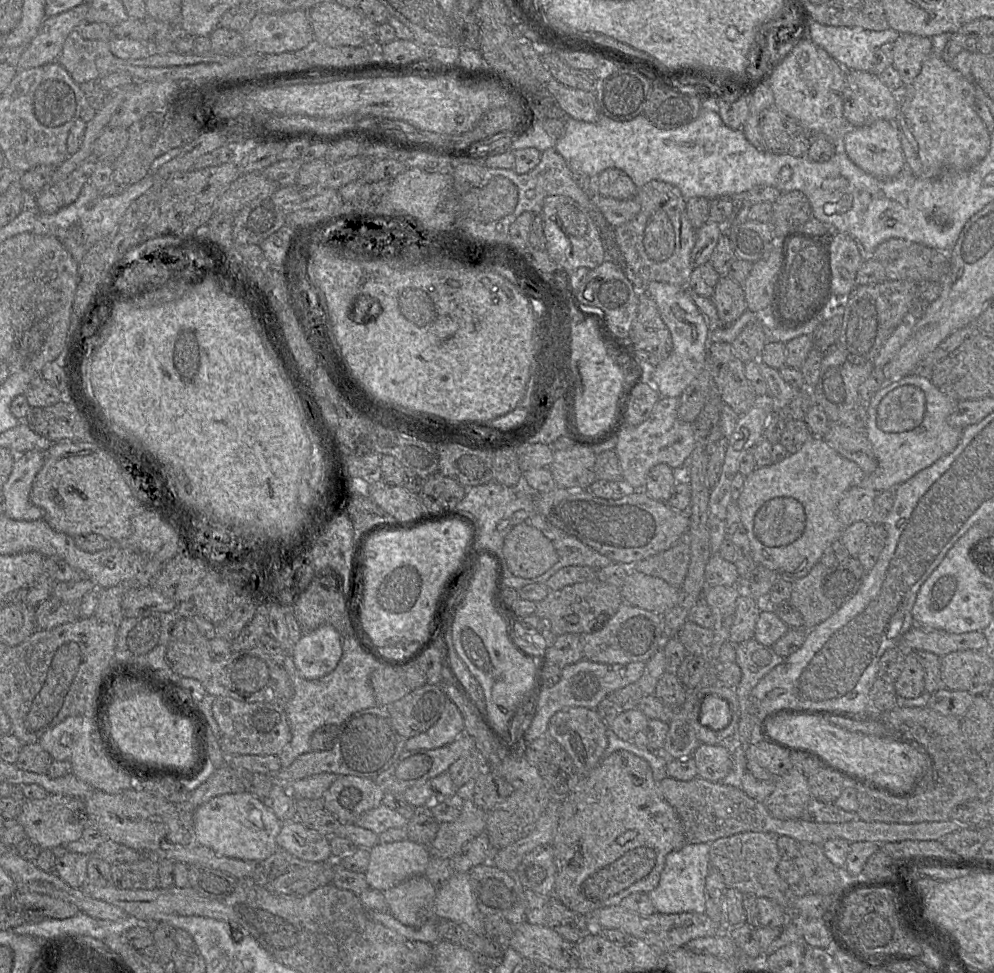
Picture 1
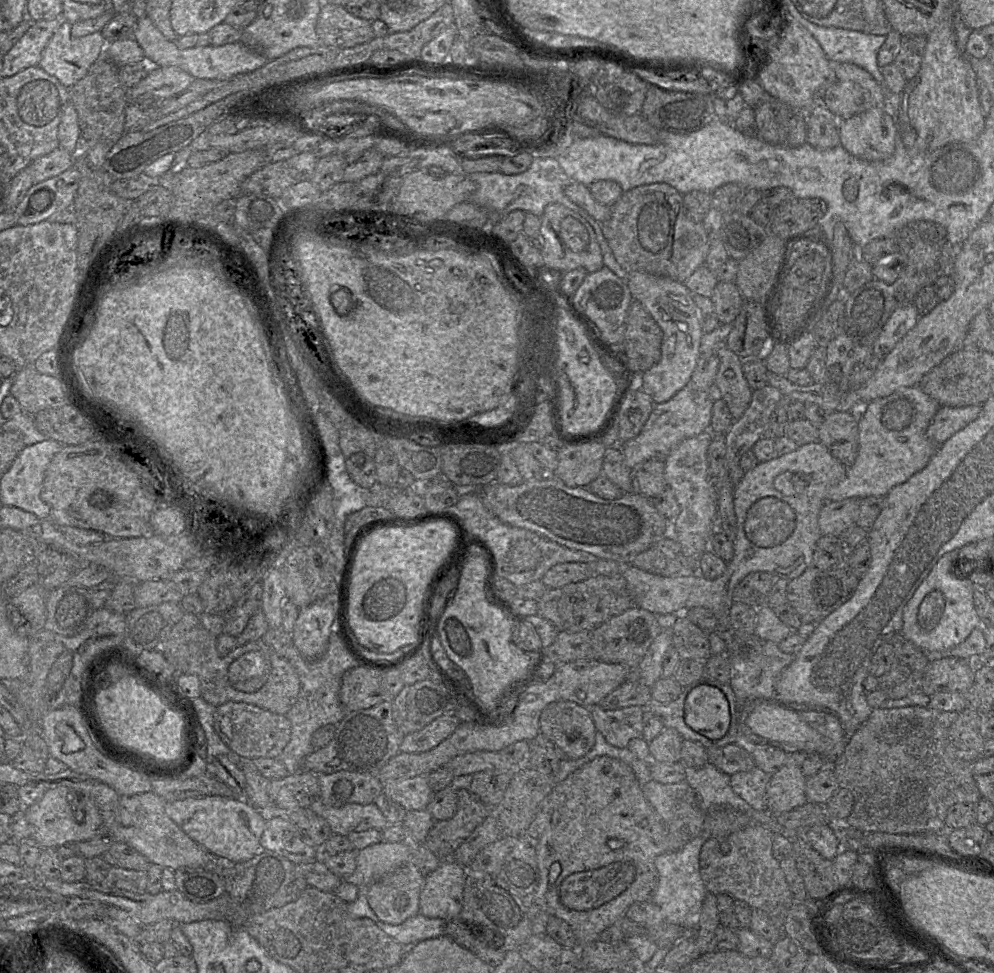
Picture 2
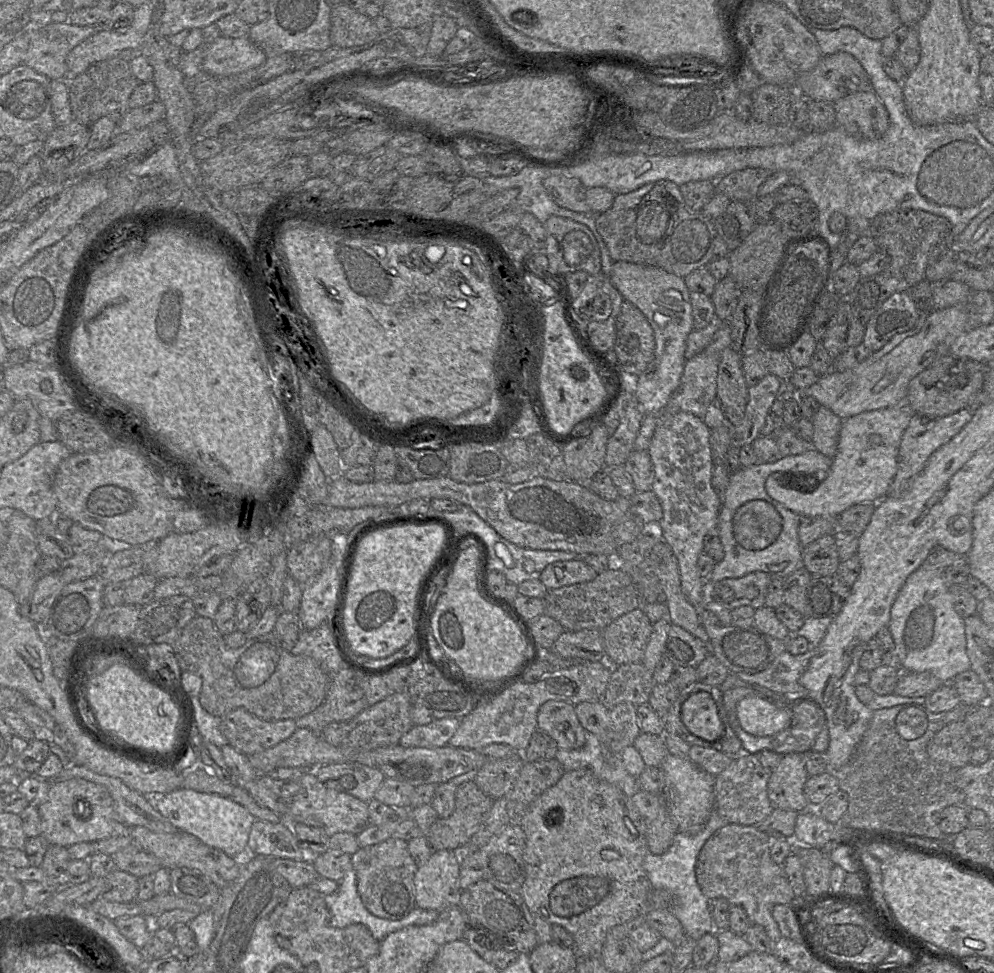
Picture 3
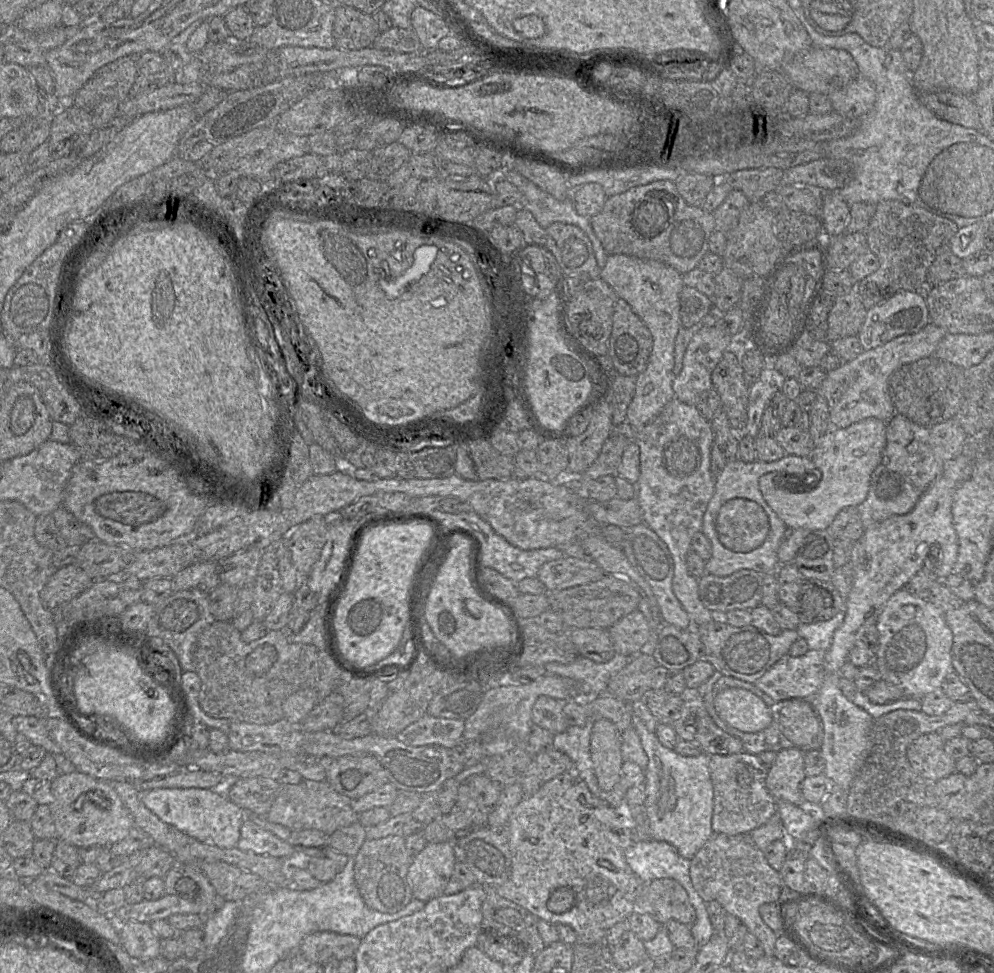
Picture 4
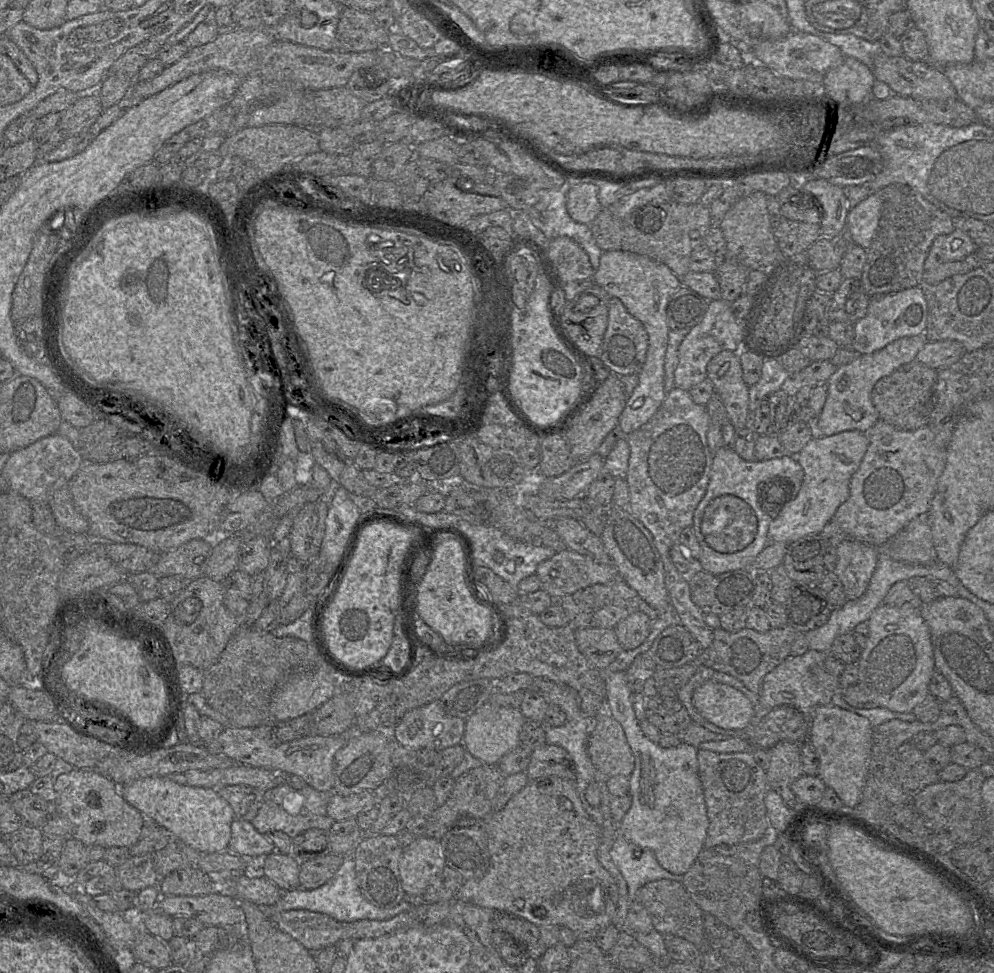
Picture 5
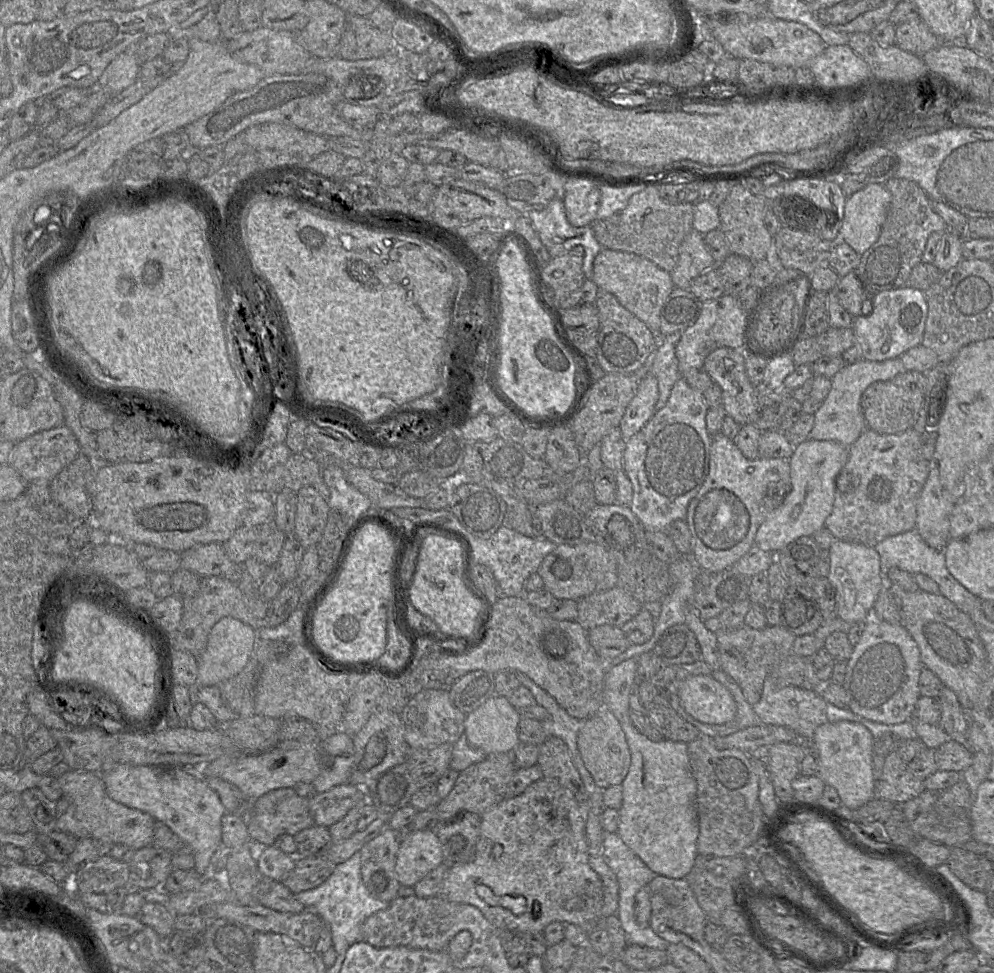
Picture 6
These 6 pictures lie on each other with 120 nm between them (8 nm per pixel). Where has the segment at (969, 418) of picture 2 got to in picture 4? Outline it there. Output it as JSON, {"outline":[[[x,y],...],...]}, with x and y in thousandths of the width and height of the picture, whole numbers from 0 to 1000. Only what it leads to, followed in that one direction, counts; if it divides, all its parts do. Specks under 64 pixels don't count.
{"outline":[[[900,425],[892,434],[891,457],[885,477],[876,488],[871,513],[862,520],[869,544],[900,529],[910,529],[919,524],[926,511],[949,484],[953,474],[961,471],[974,452],[974,448],[961,430],[938,438],[927,438],[906,425]]]}

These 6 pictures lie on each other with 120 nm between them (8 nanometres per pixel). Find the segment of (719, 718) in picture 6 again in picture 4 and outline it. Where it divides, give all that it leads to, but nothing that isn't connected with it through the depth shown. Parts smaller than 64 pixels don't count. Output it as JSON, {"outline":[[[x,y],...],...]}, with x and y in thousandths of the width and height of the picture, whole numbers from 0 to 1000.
{"outline":[[[730,707],[717,720],[721,735],[747,753],[762,753],[777,742],[776,728],[762,714],[744,707]]]}

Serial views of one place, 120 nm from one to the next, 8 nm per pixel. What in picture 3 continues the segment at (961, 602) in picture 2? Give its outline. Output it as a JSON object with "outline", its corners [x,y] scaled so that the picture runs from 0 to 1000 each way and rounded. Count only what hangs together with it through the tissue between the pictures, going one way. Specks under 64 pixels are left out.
{"outline":[[[927,582],[911,595],[897,622],[892,645],[908,690],[935,691],[956,702],[964,693],[976,689],[970,635],[961,628],[955,601],[943,585]]]}

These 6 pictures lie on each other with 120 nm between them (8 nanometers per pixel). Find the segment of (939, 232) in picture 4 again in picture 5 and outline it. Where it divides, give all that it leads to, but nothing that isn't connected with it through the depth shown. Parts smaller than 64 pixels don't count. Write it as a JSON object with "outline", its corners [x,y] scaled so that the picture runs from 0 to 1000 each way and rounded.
{"outline":[[[895,189],[881,199],[887,206],[887,217],[866,284],[866,293],[874,305],[900,301],[926,294],[930,269],[940,246],[961,236],[959,225],[909,189]]]}

